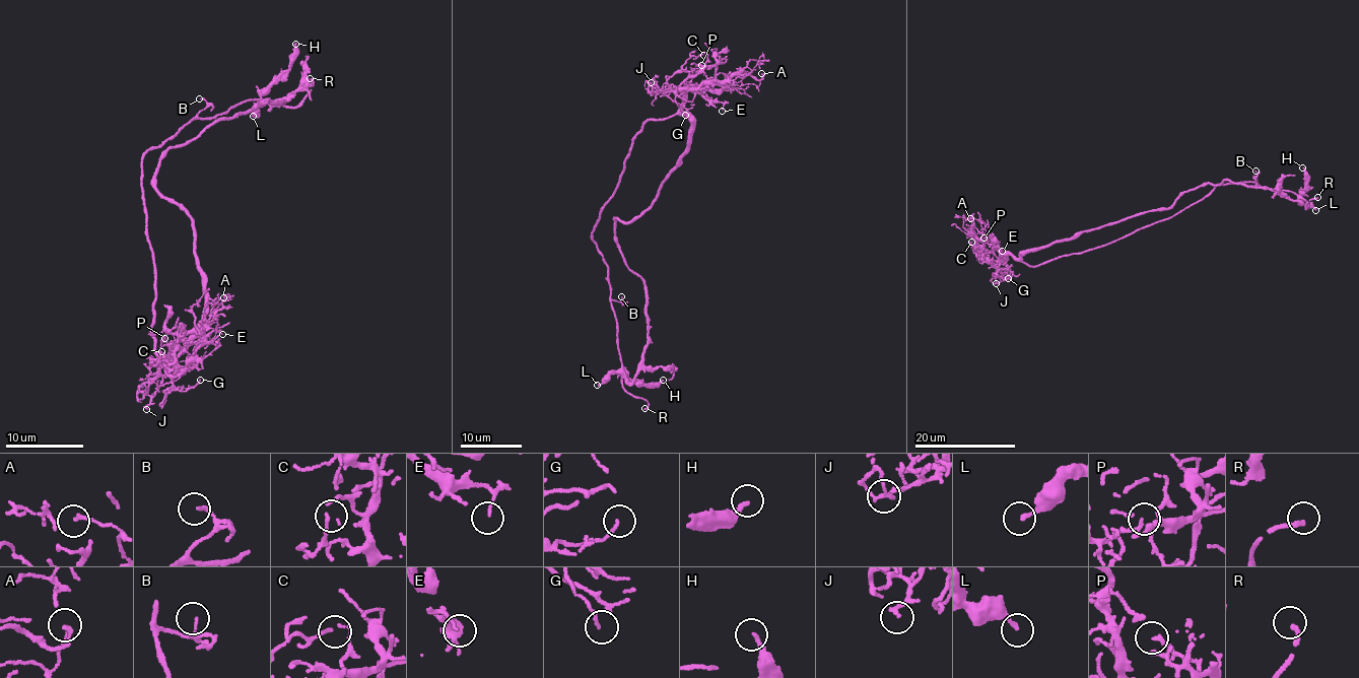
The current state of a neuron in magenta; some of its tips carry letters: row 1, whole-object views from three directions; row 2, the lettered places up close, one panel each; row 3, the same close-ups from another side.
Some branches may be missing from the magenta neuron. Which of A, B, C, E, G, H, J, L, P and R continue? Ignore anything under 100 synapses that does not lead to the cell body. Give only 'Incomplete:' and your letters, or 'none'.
Incomplete: R

